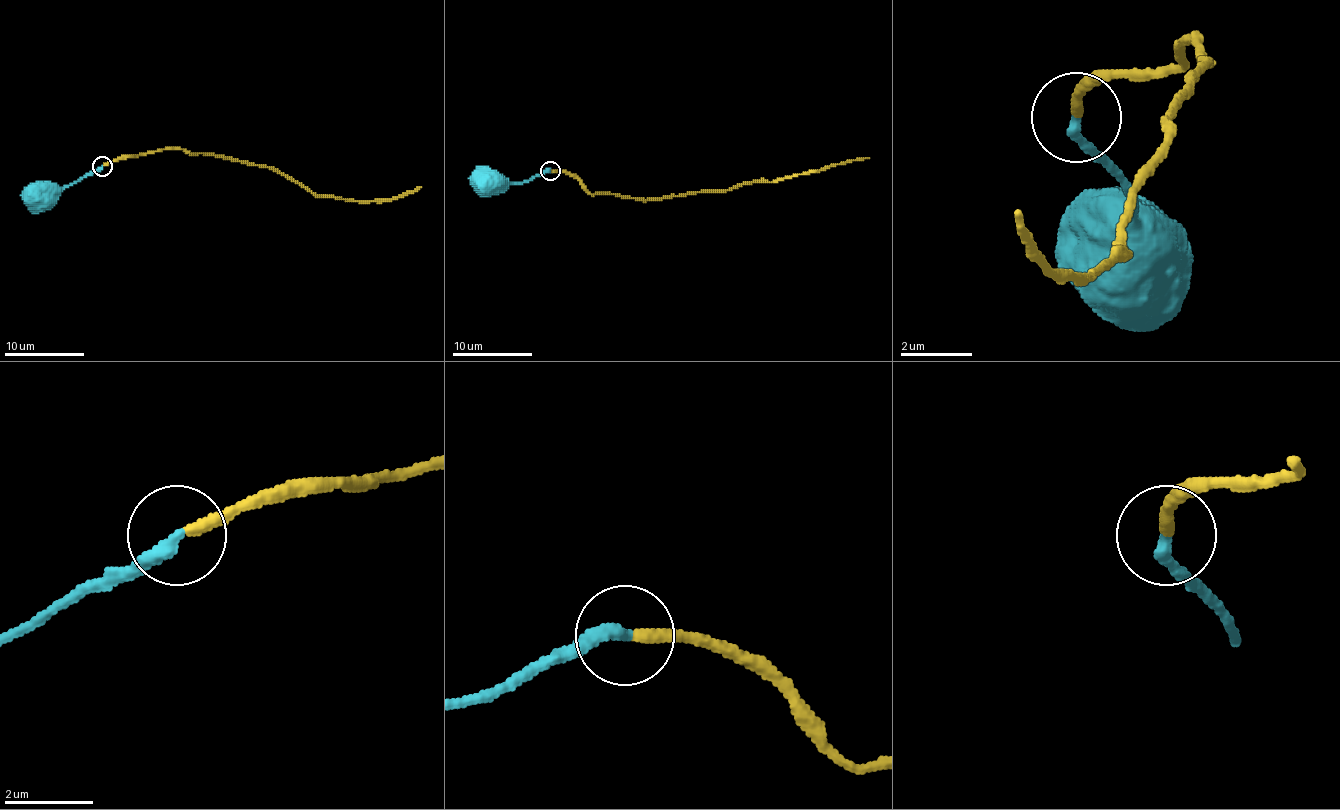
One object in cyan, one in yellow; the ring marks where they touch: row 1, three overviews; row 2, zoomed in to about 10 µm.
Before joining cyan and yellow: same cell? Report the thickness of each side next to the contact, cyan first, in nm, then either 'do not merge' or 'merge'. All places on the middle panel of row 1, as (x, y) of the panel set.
320/280 nm | merge

